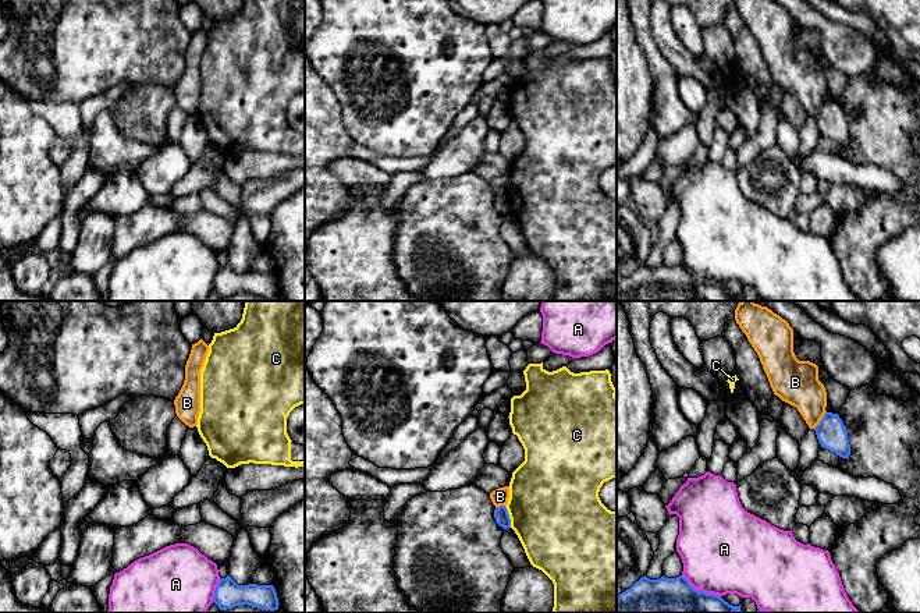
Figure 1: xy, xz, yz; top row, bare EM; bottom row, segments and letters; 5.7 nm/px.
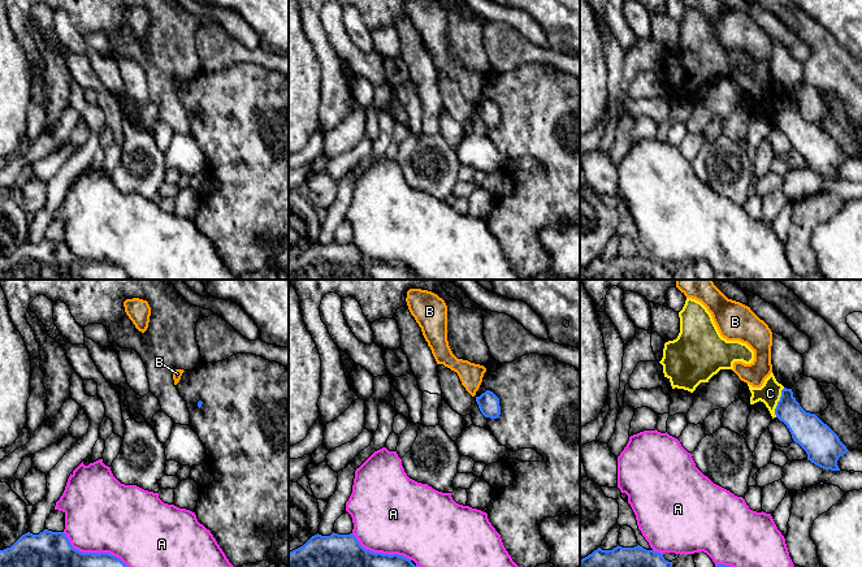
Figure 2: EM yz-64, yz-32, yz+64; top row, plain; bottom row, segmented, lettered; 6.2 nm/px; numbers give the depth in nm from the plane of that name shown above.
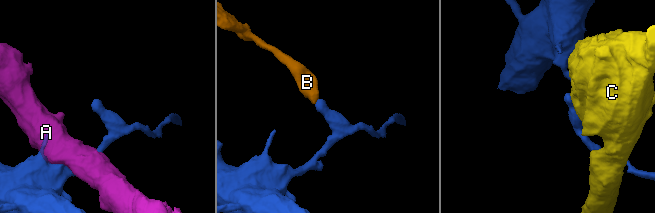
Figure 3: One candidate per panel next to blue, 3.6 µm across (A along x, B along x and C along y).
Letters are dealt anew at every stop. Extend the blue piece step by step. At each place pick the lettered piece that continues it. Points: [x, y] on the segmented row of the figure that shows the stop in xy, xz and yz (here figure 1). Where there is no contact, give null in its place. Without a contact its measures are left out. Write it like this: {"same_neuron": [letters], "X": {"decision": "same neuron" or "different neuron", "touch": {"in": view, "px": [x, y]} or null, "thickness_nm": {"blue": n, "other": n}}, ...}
{"same_neuron": [], "A": {"decision": "different neuron", "touch": {"in": "yz", "px": [700, 591]}, "thickness_nm": {"blue": 400, "other": 460}}, "B": {"decision": "different neuron", "touch": {"in": "yz", "px": [821, 420]}, "thickness_nm": {"blue": 170, "other": 240}}, "C": {"decision": "different neuron", "touch": {"in": "xz", "px": [508, 517]}, "thickness_nm": {"blue": 90, "other": 480}}}

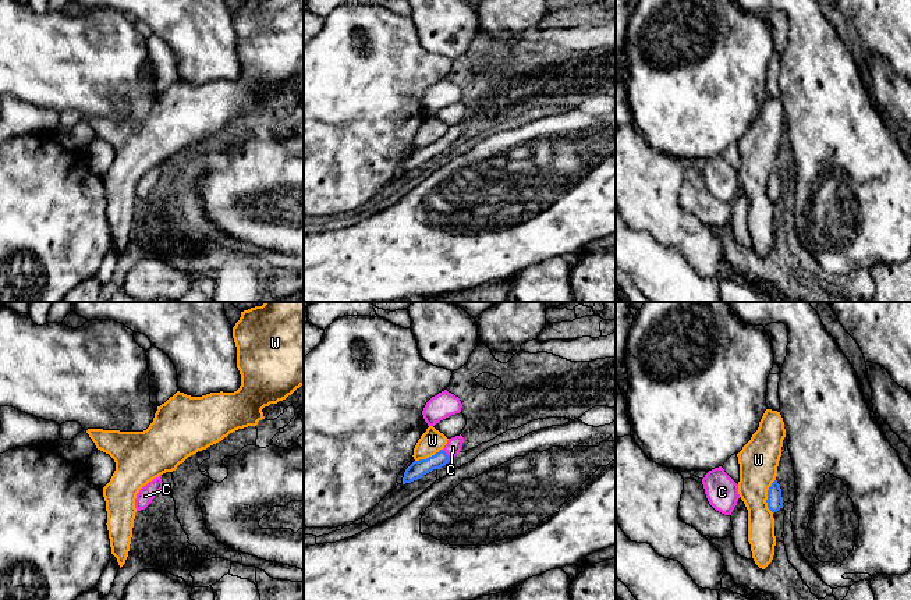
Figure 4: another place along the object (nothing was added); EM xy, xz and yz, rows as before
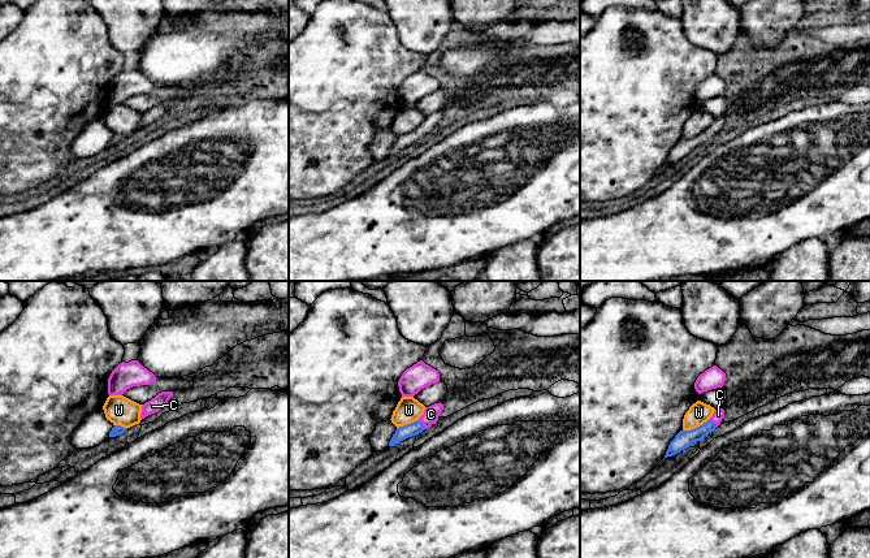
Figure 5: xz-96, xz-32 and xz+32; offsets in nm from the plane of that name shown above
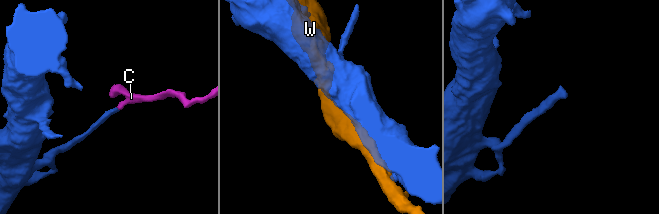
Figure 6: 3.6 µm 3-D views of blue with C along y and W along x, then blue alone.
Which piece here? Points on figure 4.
{"same_neuron": ["C"], "C": {"decision": "same neuron", "touch": {"in": "xz", "px": [446, 454]}, "thickness_nm": {"blue": 100, "other": 90}}, "W": {"decision": "different neuron", "touch": {"in": "yz", "px": [768, 496]}, "thickness_nm": {"blue": 100, "other": 220}}}

